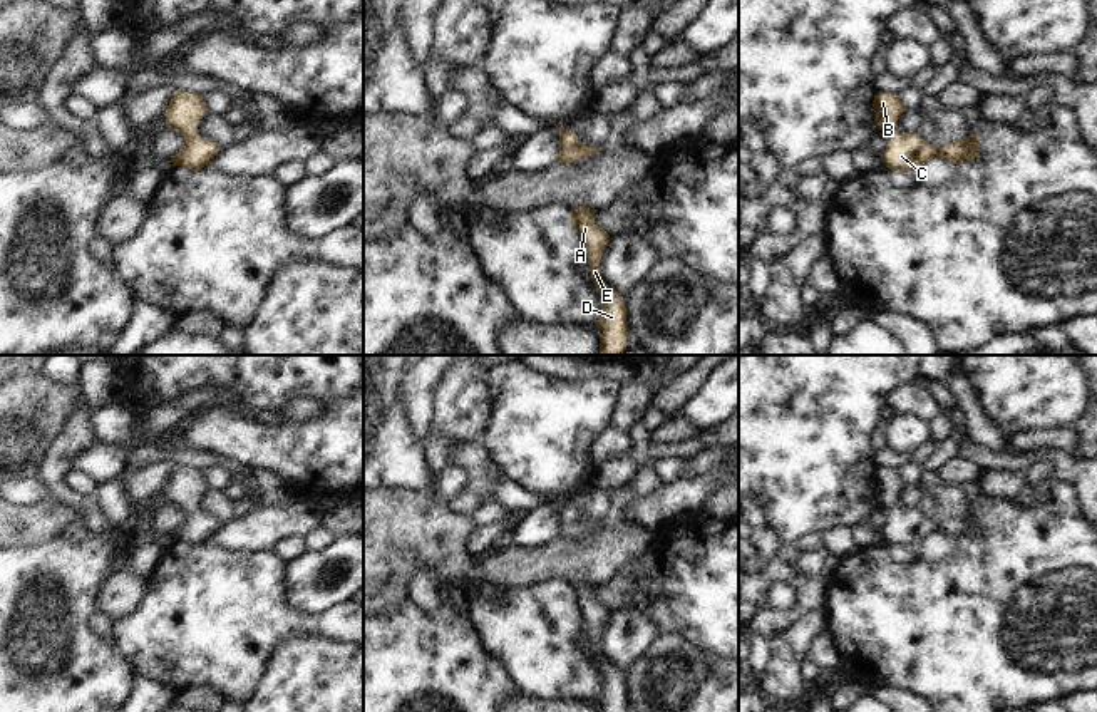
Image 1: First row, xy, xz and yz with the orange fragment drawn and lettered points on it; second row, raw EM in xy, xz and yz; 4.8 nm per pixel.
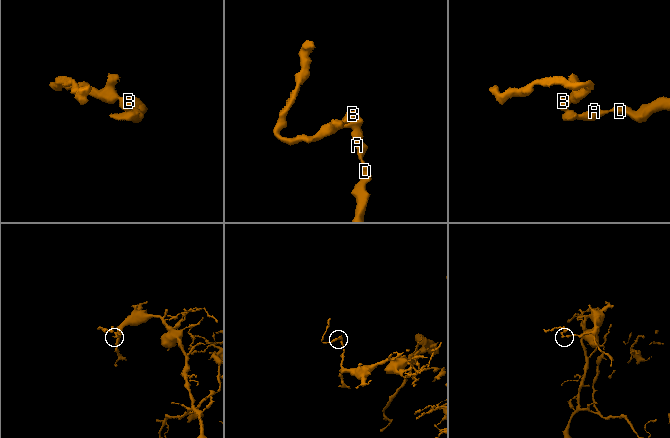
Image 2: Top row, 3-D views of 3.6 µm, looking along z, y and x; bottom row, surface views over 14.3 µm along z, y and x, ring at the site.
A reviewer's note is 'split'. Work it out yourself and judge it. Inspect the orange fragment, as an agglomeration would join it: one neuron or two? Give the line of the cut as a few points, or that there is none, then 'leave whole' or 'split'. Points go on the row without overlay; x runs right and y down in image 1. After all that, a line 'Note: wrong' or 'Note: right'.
cut none; leave whole
Note: wrong

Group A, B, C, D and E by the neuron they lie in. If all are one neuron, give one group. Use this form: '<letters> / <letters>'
A B C D E

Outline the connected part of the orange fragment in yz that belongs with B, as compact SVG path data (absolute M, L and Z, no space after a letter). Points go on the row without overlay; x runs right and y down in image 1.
M878 467L873 482L874 503L893 509L889 519L881 528L884 541L889 544L916 544L933 533L950 538L966 538L980 529L983 513L976 509L971 509L966 516L953 516L943 523L935 523L918 508L898 508L894 501L906 484L899 471L893 467Z

